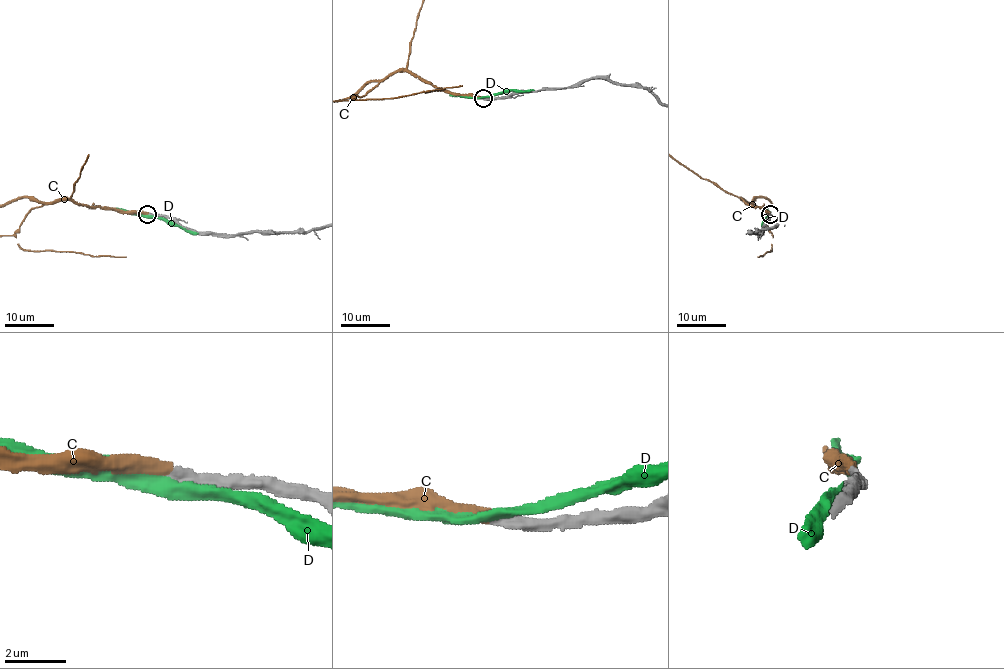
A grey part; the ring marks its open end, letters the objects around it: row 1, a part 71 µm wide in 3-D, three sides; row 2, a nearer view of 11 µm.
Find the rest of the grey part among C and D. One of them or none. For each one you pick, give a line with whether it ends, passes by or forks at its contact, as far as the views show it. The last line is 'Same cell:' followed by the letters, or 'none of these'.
C: it ends
Same cell: C

